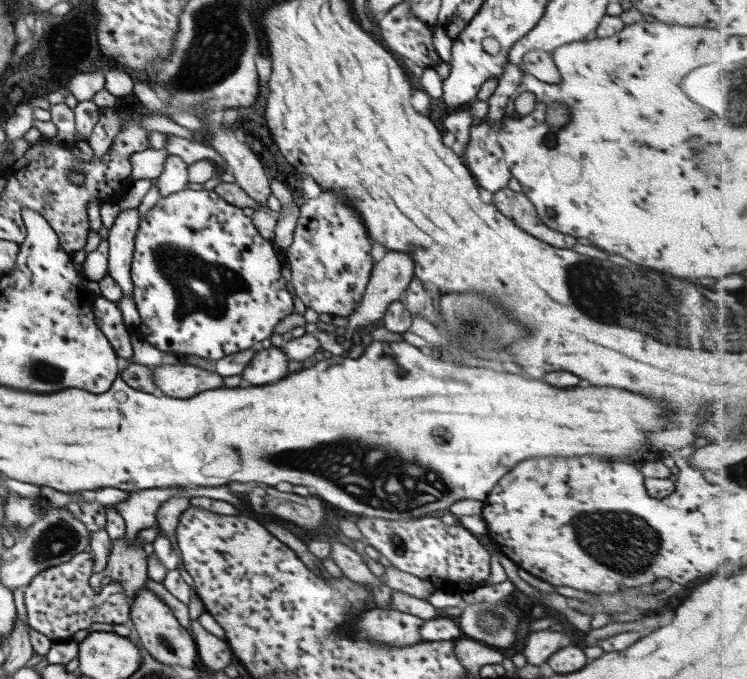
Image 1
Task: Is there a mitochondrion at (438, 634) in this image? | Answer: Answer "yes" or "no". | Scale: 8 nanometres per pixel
no

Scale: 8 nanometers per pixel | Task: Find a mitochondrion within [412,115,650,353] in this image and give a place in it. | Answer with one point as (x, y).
(471, 323)

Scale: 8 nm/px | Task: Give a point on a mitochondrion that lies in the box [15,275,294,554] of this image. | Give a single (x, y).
(37, 371)

